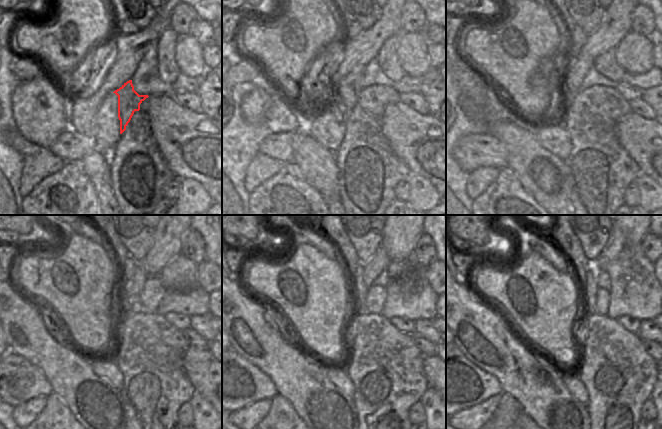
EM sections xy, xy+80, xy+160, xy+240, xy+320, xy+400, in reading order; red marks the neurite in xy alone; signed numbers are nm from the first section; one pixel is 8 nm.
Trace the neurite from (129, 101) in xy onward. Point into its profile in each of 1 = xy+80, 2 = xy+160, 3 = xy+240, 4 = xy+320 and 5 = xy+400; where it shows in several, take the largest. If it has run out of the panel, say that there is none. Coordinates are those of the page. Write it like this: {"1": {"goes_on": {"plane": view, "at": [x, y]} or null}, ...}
{"1": {"goes_on": {"plane": "xy+80", "at": [346, 92]}}, "2": {"goes_on": {"plane": "xy+160", "at": [577, 66]}}, "3": {"goes_on": {"plane": "xy+240", "at": [132, 280]}}, "4": {"goes_on": {"plane": "xy+320", "at": [380, 261]}}, "5": {"goes_on": {"plane": "xy+400", "at": [616, 242]}}}

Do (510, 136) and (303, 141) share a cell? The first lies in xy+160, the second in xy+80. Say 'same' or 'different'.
same

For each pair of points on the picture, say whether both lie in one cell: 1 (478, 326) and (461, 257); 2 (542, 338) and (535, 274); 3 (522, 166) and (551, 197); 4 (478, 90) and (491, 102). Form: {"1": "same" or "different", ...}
{"1": "different", "2": "same", "3": "same", "4": "different"}

